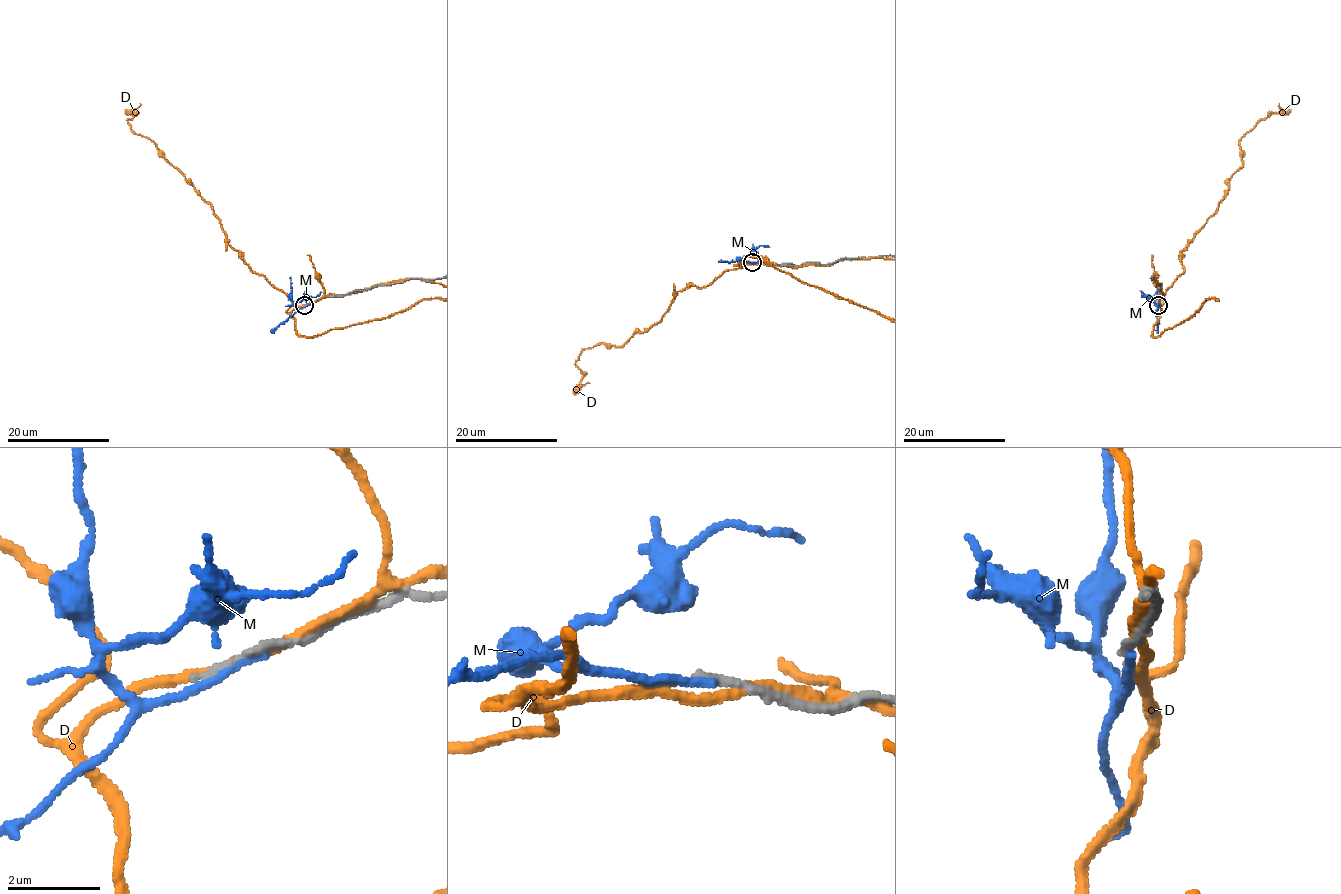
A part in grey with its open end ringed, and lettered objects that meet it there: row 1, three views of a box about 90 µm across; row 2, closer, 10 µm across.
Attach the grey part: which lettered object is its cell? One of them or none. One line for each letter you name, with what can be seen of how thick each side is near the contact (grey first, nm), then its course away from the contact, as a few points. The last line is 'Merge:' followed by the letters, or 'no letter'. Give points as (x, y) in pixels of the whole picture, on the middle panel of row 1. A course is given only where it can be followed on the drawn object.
Merge: no letter

